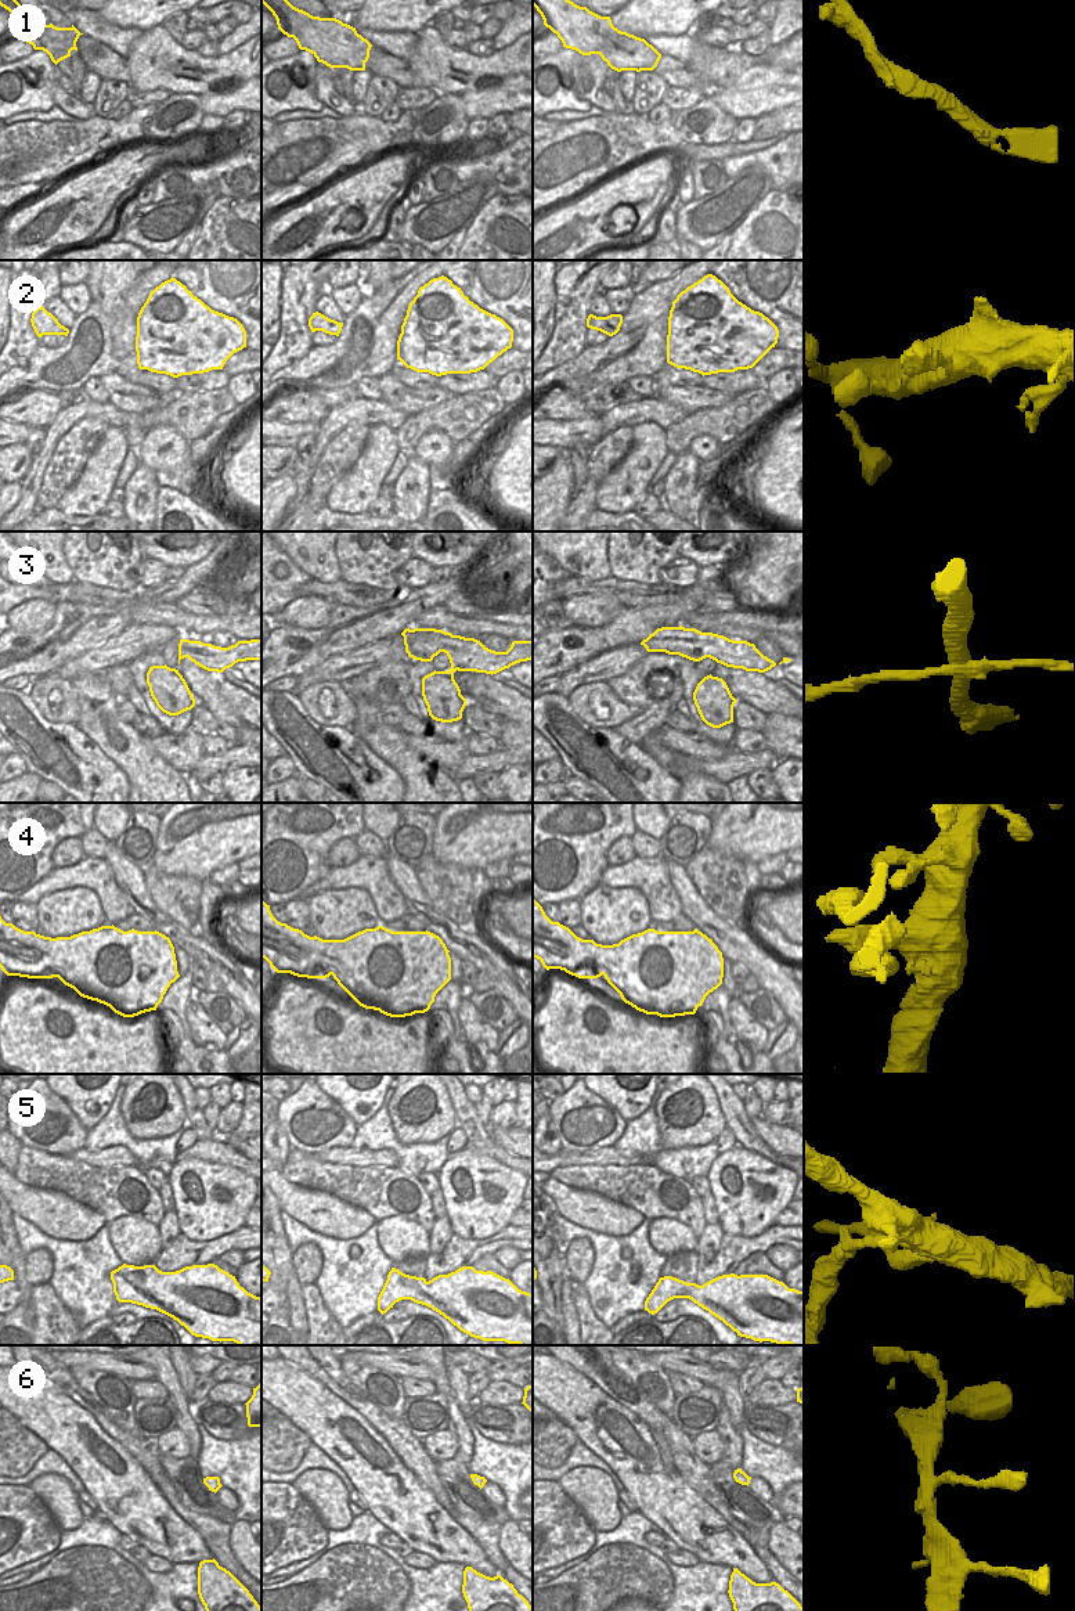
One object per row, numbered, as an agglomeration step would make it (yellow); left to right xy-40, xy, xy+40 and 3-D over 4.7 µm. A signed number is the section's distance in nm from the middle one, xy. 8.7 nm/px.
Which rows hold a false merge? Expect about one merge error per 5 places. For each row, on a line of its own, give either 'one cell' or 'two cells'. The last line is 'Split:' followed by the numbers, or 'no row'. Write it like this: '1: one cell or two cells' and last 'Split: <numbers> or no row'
1: one cell
2: one cell
3: two cells
4: one cell
5: one cell
6: one cell
Split: 3

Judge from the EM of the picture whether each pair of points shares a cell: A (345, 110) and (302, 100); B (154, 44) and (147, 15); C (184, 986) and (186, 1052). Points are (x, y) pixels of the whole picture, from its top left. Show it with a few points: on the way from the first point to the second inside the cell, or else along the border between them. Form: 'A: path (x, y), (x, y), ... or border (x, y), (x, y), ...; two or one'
A: border (314, 75), (314, 94), (325, 105); two
B: border (161, 24), (143, 32); two
C: path (176, 1002), (177, 1035); one

